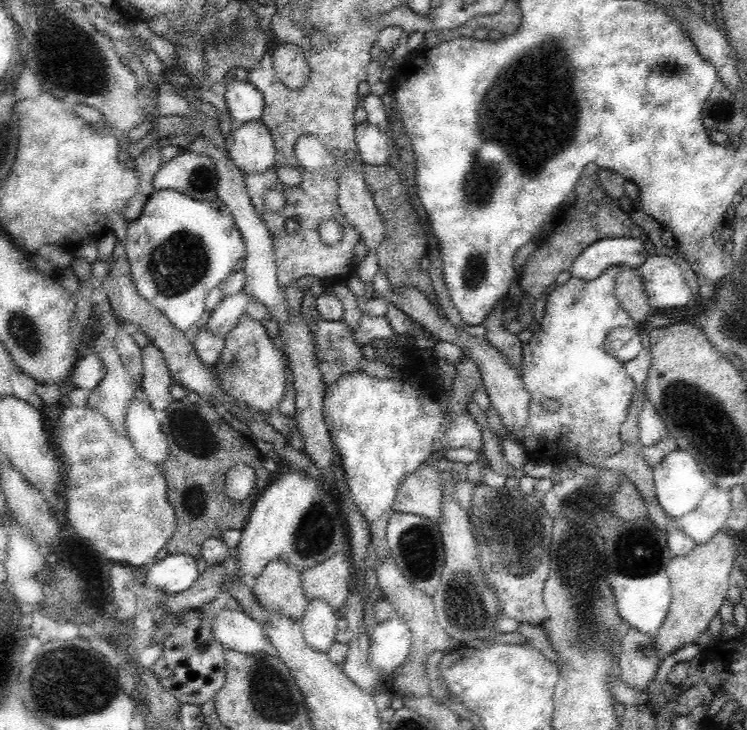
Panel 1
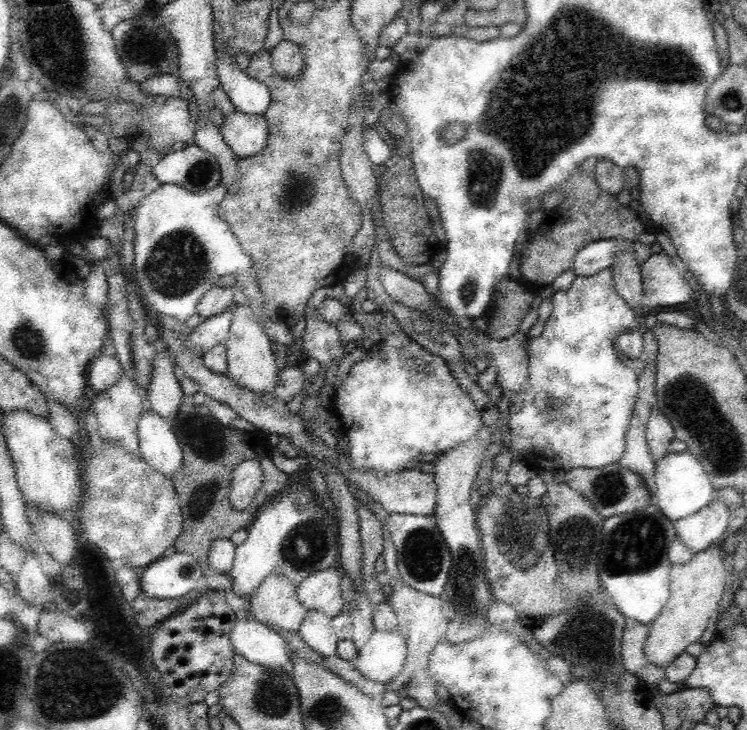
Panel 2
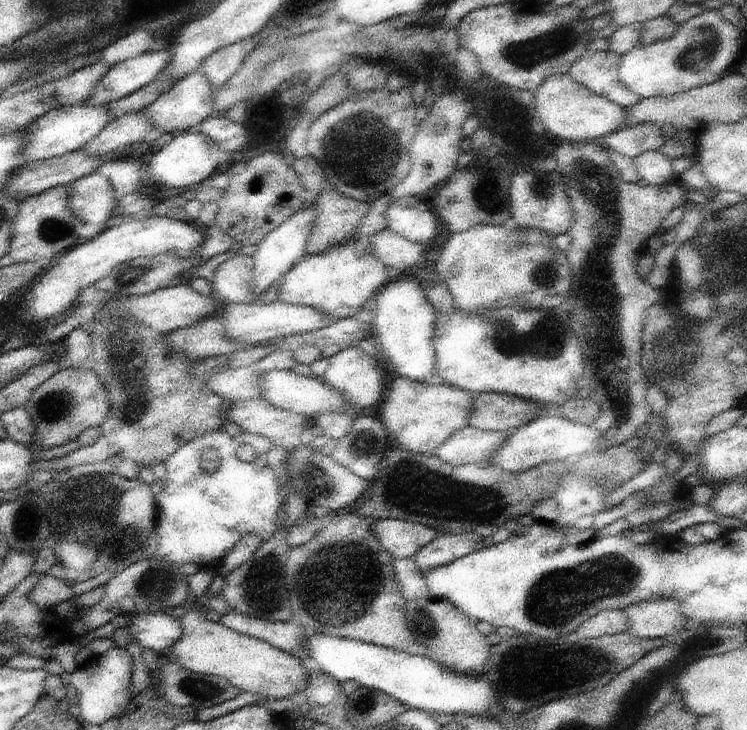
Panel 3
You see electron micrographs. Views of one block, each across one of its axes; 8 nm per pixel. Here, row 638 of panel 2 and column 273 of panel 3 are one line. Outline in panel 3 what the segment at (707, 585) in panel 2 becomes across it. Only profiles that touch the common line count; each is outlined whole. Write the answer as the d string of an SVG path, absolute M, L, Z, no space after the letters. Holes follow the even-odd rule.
M191 610L187 612L181 622L181 638L165 652L167 658L179 662L181 668L195 672L195 674L207 674L225 678L233 686L241 688L241 692L251 694L263 694L269 700L279 698L291 698L293 694L307 688L307 674L299 660L295 660L293 654L271 646L265 640L245 636L237 630L227 628L223 622L209 622L205 612Z

